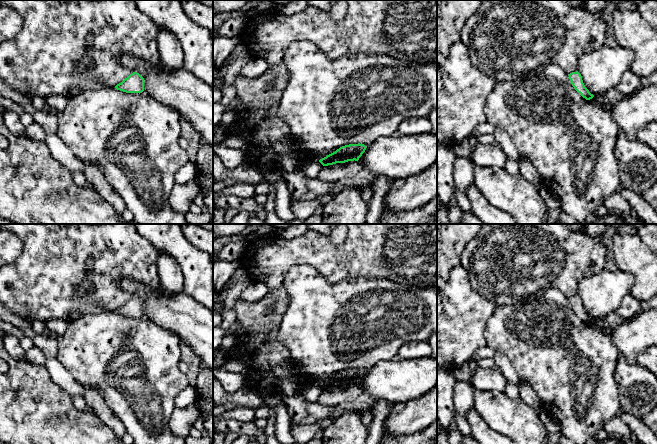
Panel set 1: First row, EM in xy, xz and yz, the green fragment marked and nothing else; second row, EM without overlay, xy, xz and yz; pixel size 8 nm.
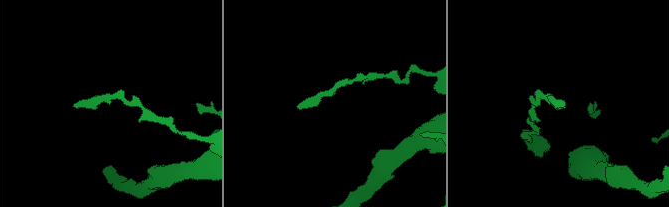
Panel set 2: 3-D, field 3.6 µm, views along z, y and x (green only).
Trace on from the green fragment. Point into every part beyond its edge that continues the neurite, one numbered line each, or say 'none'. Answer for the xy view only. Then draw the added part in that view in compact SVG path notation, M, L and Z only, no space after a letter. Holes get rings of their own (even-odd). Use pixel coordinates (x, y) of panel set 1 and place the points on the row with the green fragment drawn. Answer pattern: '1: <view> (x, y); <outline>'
none

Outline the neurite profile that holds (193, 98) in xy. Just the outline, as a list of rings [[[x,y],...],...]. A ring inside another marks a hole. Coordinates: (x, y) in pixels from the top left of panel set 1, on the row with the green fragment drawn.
[[[129,54],[118,56],[120,64],[144,78],[144,92],[159,102],[178,111],[181,118],[190,124],[201,139],[213,147],[213,86],[208,85],[186,69],[167,70],[153,66]]]

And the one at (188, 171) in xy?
[[[188,161],[184,164],[175,175],[175,183],[183,185],[195,178],[197,174],[197,166],[195,162]]]

